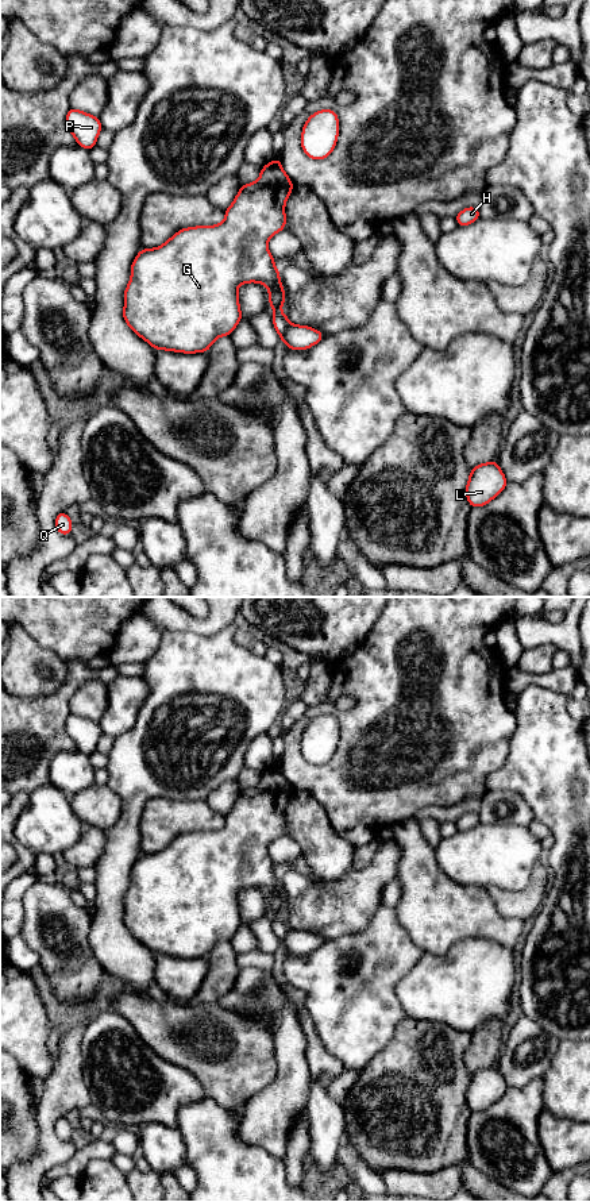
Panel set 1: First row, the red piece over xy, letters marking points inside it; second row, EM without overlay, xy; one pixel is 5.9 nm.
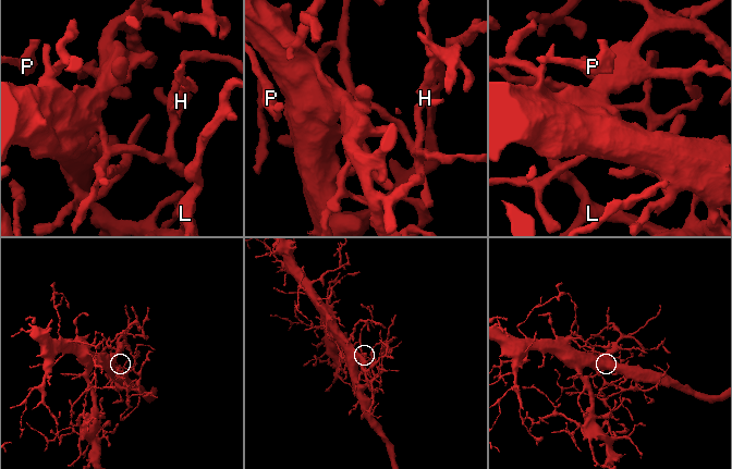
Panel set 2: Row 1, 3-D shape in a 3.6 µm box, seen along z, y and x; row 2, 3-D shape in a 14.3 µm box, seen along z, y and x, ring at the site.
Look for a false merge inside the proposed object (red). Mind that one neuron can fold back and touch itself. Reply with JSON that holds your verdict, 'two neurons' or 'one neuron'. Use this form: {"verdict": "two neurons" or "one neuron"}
{"verdict": "one neuron"}

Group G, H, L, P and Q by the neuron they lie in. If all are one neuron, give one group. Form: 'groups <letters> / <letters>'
groups G H L P Q

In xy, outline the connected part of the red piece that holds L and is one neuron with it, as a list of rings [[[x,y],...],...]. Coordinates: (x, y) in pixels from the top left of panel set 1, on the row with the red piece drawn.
[[[495,461],[475,466],[470,471],[466,497],[471,508],[483,506],[495,498],[506,486],[501,467]]]

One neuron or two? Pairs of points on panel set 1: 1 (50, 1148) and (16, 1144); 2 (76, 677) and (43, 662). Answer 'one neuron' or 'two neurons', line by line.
1: two neurons
2: two neurons

